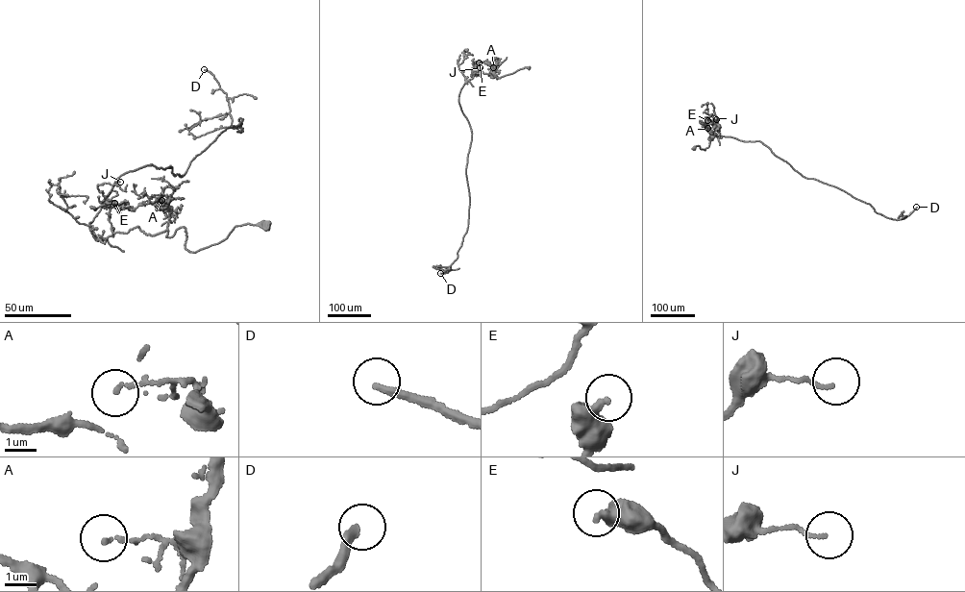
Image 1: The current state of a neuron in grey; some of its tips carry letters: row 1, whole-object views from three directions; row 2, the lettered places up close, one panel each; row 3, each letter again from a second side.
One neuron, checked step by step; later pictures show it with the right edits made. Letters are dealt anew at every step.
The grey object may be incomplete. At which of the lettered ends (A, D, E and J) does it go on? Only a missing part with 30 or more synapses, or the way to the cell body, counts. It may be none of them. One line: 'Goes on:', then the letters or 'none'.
Goes on: D

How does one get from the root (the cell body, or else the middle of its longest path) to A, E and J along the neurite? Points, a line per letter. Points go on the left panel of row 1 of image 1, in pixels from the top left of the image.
A: (266, 226), (237, 225), (217, 243), (189, 252), (185, 247), (185, 228), (166, 236), (170, 210), (161, 200)
E: (266, 226), (237, 225), (189, 252), (183, 227), (168, 237), (138, 227), (113, 233), (114, 203)
J: (266, 226), (237, 225), (193, 252), (183, 227), (168, 237), (138, 227), (113, 233), (101, 202), (120, 182)

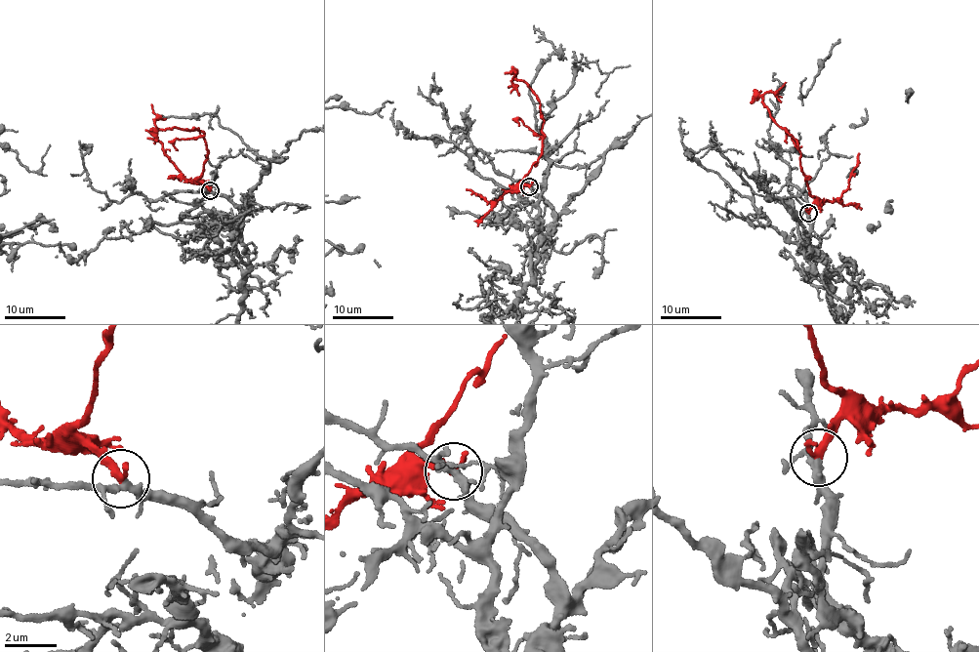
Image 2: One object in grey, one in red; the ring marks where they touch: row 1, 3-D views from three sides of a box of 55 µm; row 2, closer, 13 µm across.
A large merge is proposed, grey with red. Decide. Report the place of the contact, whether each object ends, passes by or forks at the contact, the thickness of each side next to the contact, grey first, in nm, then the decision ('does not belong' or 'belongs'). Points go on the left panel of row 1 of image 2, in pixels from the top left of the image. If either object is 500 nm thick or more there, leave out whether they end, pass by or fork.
at (210, 190); grey forks there; red ends there; 220 nm thick on the grey side, 360 nm on the other; belongs

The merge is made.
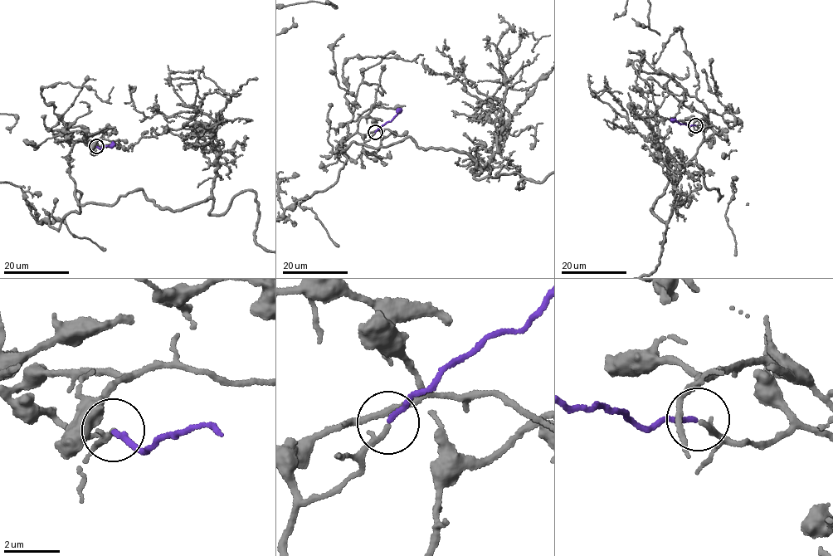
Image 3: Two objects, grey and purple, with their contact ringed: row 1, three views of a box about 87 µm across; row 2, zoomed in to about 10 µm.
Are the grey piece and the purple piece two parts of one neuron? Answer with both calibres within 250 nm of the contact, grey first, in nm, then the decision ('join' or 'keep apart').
190 nm thick on the grey side, 180 nm on the other; join

